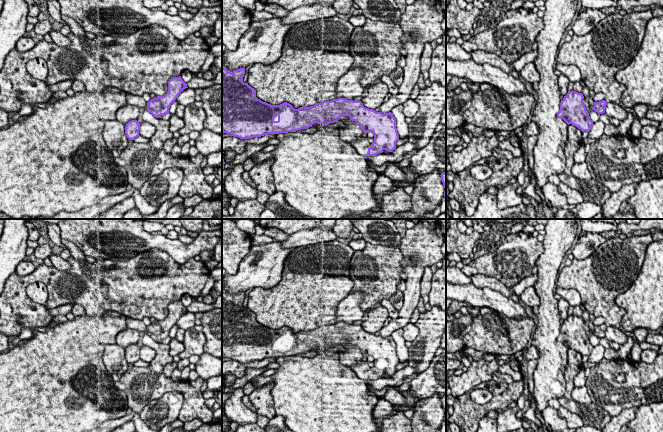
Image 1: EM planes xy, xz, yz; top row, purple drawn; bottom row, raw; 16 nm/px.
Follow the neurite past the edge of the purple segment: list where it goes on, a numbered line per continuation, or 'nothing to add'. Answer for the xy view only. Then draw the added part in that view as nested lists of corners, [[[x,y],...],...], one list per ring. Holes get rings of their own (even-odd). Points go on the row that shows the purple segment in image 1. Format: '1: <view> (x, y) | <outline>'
1: xy (135, 100) | [[[126,93],[126,99],[127,99],[127,104],[147,109],[148,102],[146,102],[142,96]]]

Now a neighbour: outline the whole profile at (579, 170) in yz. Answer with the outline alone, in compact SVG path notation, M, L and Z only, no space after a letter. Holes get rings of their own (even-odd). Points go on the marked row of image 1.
M586 162L574 163L571 169L571 174L577 179L583 181L589 181L592 179Z

